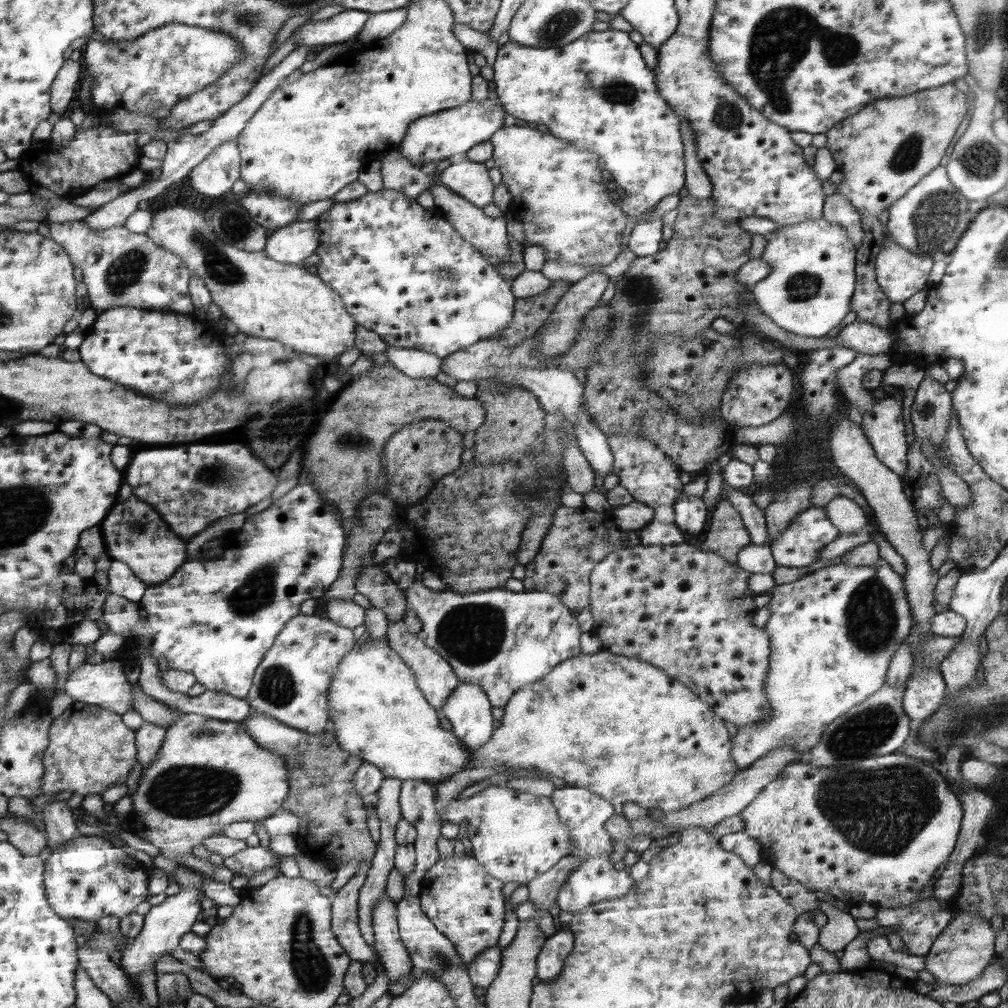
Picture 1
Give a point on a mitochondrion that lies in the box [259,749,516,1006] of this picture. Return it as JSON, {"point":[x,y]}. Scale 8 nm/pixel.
{"point":[311,969]}

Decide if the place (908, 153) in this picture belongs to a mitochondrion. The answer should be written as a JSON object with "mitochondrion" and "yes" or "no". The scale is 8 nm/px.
{"mitochondrion":"yes"}

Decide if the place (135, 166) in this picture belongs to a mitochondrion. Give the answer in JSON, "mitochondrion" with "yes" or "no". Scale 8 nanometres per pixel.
{"mitochondrion":"no"}

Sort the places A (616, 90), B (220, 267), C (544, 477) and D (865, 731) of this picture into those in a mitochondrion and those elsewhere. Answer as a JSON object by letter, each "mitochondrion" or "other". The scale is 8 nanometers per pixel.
{"A":"mitochondrion","B":"mitochondrion","C":"mitochondrion","D":"mitochondrion"}

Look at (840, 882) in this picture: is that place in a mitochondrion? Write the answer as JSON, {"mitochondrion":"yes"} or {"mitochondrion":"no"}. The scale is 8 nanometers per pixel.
{"mitochondrion":"no"}

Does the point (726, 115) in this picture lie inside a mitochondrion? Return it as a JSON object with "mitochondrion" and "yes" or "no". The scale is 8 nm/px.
{"mitochondrion":"yes"}

